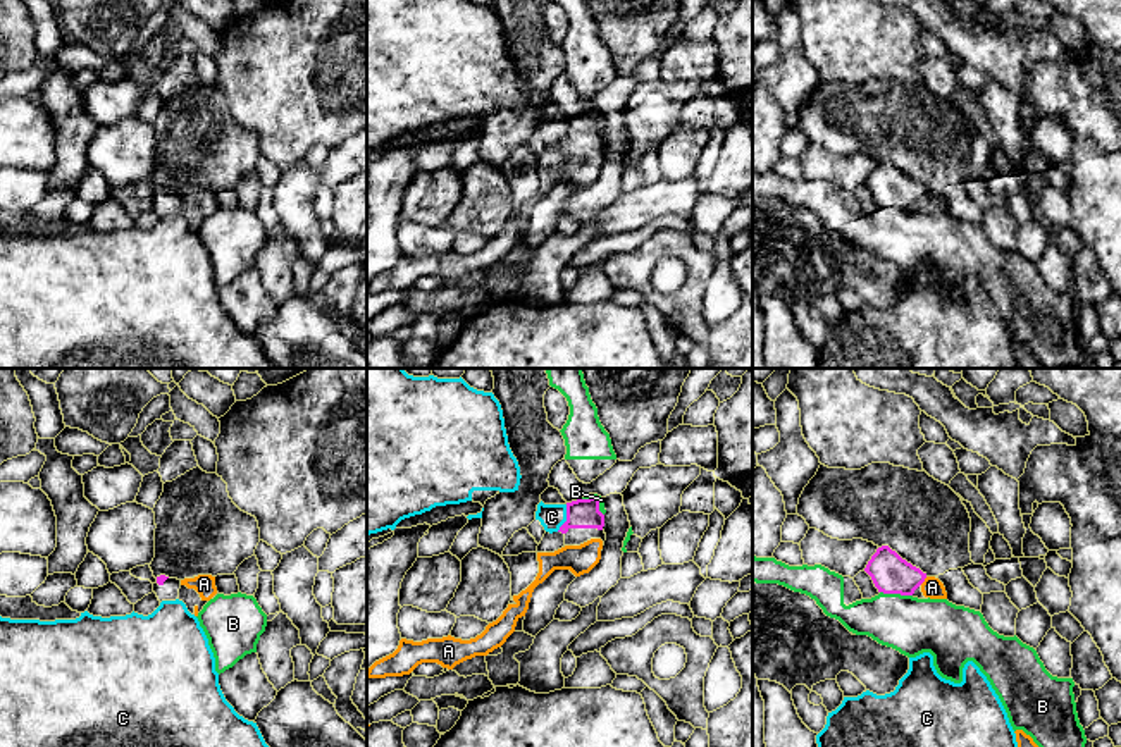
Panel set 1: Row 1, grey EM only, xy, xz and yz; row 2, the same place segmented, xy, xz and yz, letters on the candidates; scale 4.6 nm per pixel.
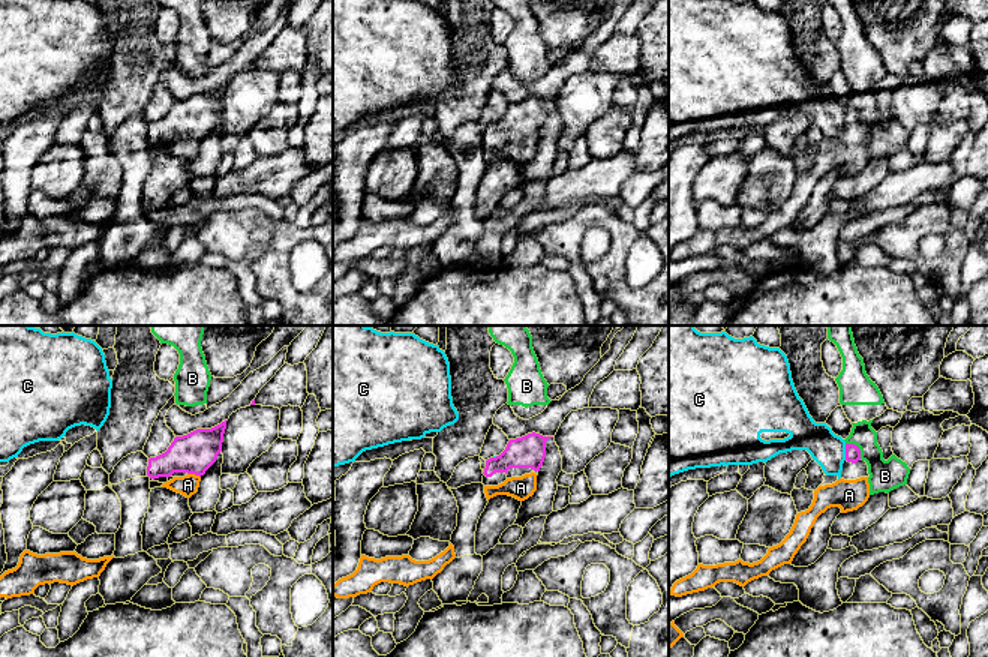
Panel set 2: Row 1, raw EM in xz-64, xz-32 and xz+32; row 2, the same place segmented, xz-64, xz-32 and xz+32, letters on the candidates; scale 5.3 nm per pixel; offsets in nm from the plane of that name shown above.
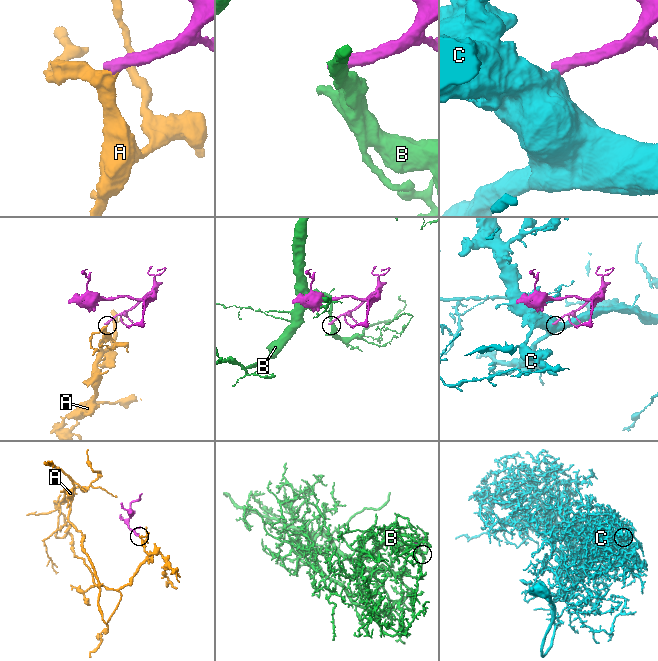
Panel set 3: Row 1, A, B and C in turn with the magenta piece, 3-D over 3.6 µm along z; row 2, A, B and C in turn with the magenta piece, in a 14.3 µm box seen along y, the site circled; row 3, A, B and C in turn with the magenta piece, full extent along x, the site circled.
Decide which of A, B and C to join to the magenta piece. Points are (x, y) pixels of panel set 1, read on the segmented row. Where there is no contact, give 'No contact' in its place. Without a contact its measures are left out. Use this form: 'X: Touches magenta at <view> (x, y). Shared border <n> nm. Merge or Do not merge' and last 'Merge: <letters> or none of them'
A: Touches magenta at yz (923, 580). Shared border 50 nm. Merge
B: Touches magenta at yz (896, 592). Shared border 150 nm. Do not merge
C: Touches magenta at xz (567, 518). Shared border 140 nm. Do not merge
Merge: A

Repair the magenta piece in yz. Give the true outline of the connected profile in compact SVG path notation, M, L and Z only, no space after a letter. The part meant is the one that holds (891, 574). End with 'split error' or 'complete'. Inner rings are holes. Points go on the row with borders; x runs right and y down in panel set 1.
M889 546L876 549L864 571L871 577L878 592L913 596L920 587L925 597L947 599L945 587L938 578L928 577Z | split error

